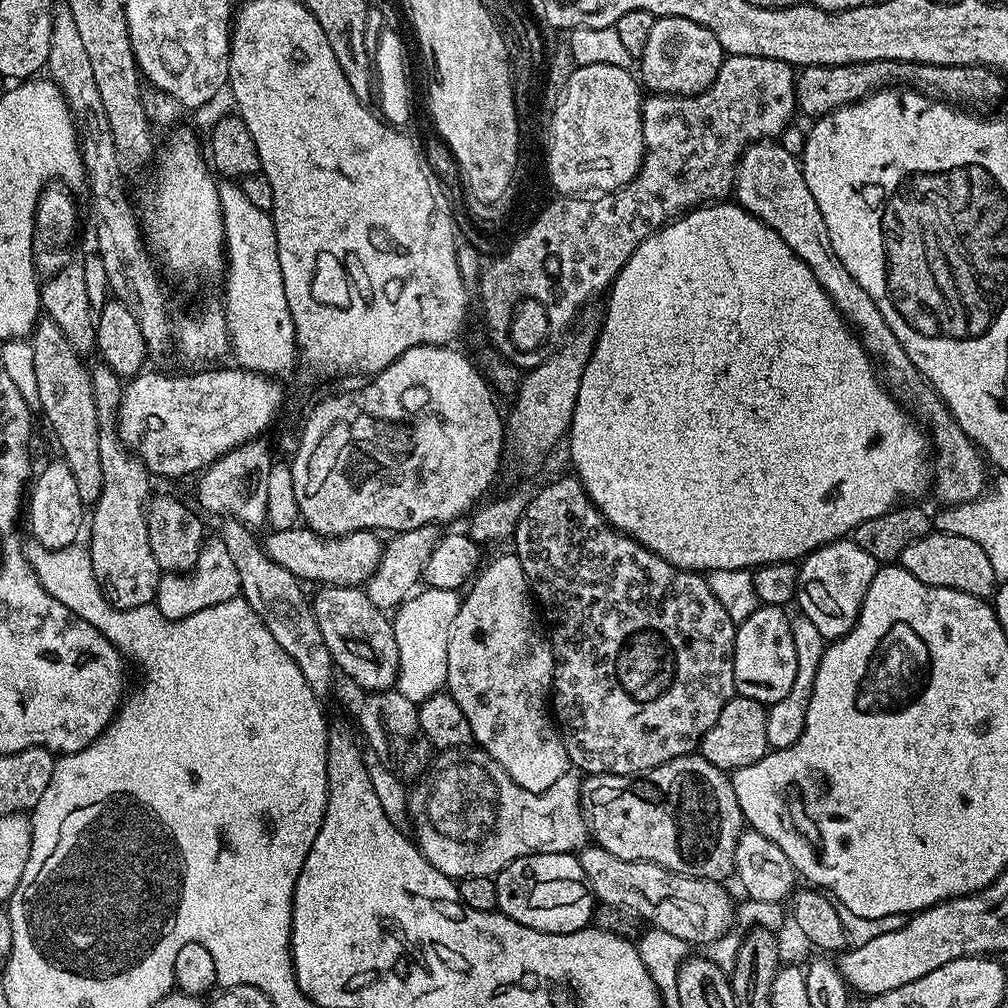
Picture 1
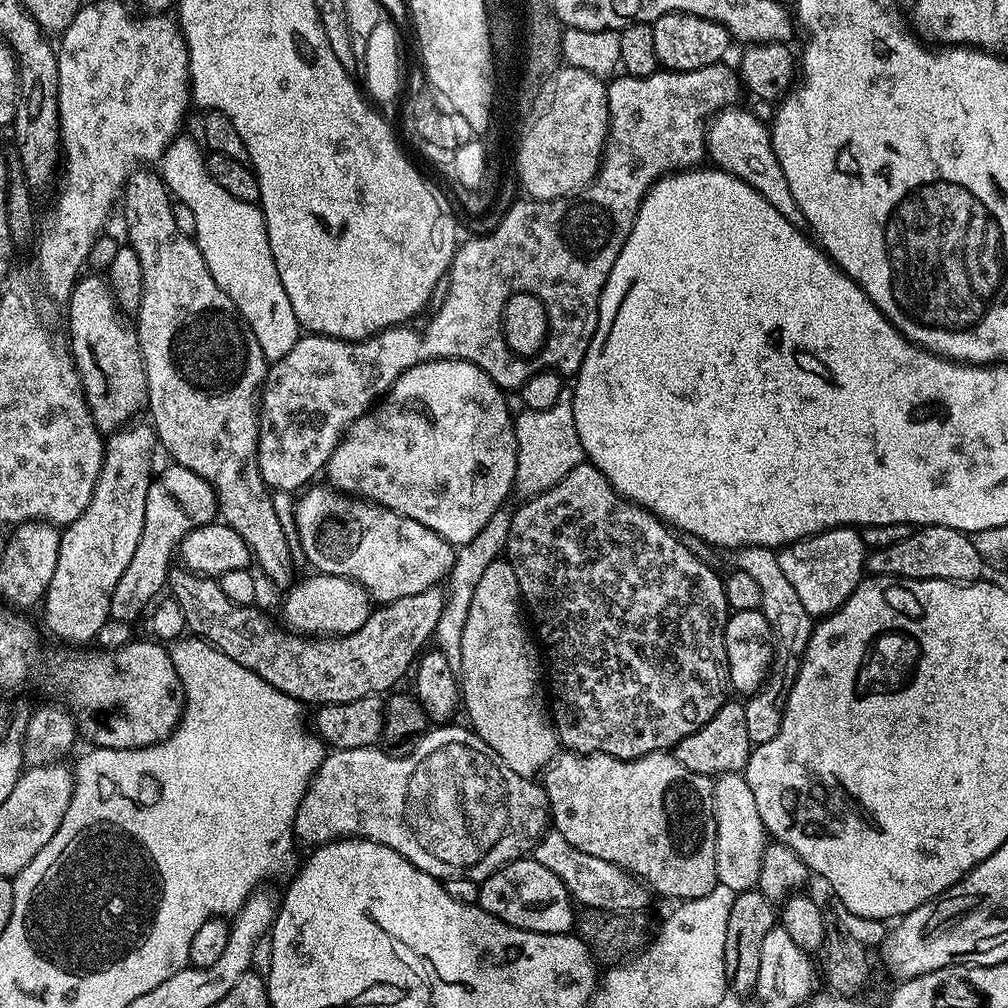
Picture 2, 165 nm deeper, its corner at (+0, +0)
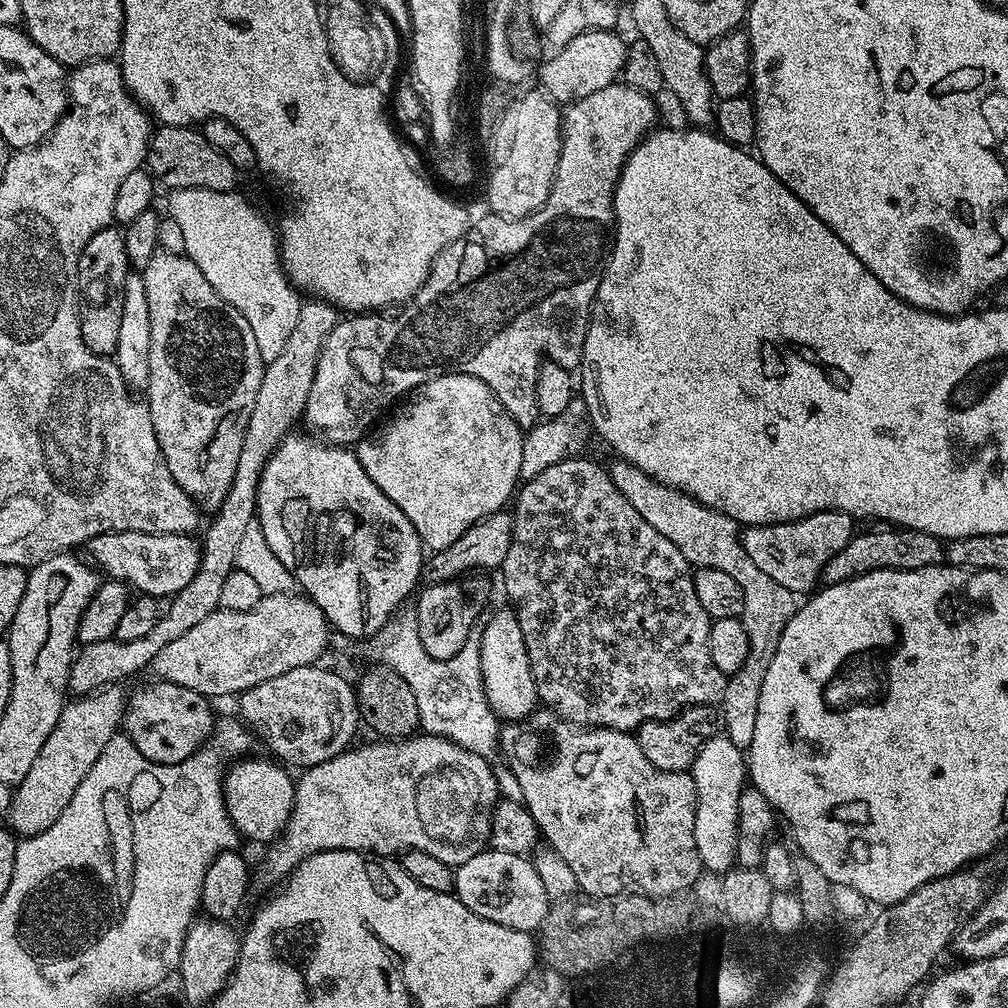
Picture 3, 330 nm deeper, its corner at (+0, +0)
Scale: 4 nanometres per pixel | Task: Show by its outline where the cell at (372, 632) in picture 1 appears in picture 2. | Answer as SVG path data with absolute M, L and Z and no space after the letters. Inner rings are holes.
M136 170L128 178L122 193L127 247L138 254L142 262L142 298L140 311L134 316L134 331L140 343L140 353L146 366L148 379L147 411L152 411L150 423L161 449L172 455L171 459L186 470L206 481L214 493L218 516L246 542L255 563L265 576L281 590L293 585L292 552L288 549L288 536L284 524L276 513L273 493L266 487L256 461L260 437L258 393L263 389L268 374L269 361L258 346L258 338L245 324L234 302L220 289L189 233L178 230L173 197L159 175L152 170Z

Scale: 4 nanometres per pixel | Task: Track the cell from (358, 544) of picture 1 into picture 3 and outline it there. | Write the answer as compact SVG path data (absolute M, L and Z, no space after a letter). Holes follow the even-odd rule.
M107 532L88 541L86 551L93 556L95 567L105 577L120 580L129 589L145 596L171 598L178 595L194 574L198 574L201 547L201 541L192 534Z

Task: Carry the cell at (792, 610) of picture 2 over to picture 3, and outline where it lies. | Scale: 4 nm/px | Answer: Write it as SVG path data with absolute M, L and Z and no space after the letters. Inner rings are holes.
M619 458L613 459L613 461L613 464L607 465L607 469L614 486L618 486L620 493L638 510L638 514L642 514L642 518L646 518L646 522L650 522L650 526L654 526L654 530L658 530L658 534L670 538L670 542L674 542L674 546L678 546L678 550L682 550L682 558L686 558L689 564L696 568L722 570L725 574L730 574L730 578L734 578L734 582L738 582L738 586L742 586L744 601L739 620L742 622L742 626L746 626L748 653L742 666L735 674L728 677L726 694L718 708L722 713L723 735L727 736L730 742L734 742L734 746L738 746L741 750L747 750L754 742L754 725L758 722L758 694L762 694L762 682L766 678L766 670L770 670L774 650L778 650L778 638L782 638L782 630L786 630L786 622L790 622L790 618L798 607L797 593L786 590L786 586L774 582L774 578L770 578L770 574L762 574L762 570L758 570L758 566L754 566L754 562L750 562L746 550L740 544L741 525L737 524L735 520L718 510L707 508L702 502L698 502L692 496L687 496L684 492L679 492L677 488L668 488L665 484L659 484L658 481L647 476L642 470L638 470L638 466L634 466L630 462Z

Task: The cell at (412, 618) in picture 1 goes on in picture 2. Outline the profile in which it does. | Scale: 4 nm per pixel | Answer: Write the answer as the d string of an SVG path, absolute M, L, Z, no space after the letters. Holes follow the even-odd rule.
M511 507L499 508L490 518L490 522L486 522L486 526L482 526L482 530L478 530L478 534L474 534L474 538L470 538L470 542L459 545L456 551L455 566L448 575L450 586L447 585L447 596L445 597L442 616L438 620L434 634L434 642L437 649L447 658L450 668L456 671L459 671L461 666L462 629L466 624L466 617L469 614L474 590L477 589L486 567L490 566L490 562L505 555L512 513L513 509Z

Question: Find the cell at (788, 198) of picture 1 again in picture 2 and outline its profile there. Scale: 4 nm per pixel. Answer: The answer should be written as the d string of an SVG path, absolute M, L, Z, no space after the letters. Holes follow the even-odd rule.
M740 106L721 108L708 121L706 156L723 172L734 174L742 178L742 182L754 186L754 190L758 190L758 194L762 194L762 198L766 198L766 202L770 202L770 206L774 206L774 210L778 210L778 214L785 216L790 223L797 226L805 223L802 210L790 192L790 182L786 182L786 174L782 172L774 152L769 125L765 121L763 124L754 113L743 112Z

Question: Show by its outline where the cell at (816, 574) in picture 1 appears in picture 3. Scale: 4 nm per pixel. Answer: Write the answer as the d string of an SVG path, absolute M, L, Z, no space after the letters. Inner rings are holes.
M838 510L815 512L801 520L781 524L753 524L743 529L740 544L746 550L750 562L770 574L774 582L786 586L786 590L797 594L808 594L817 587L820 571L850 542L854 535L854 517Z

